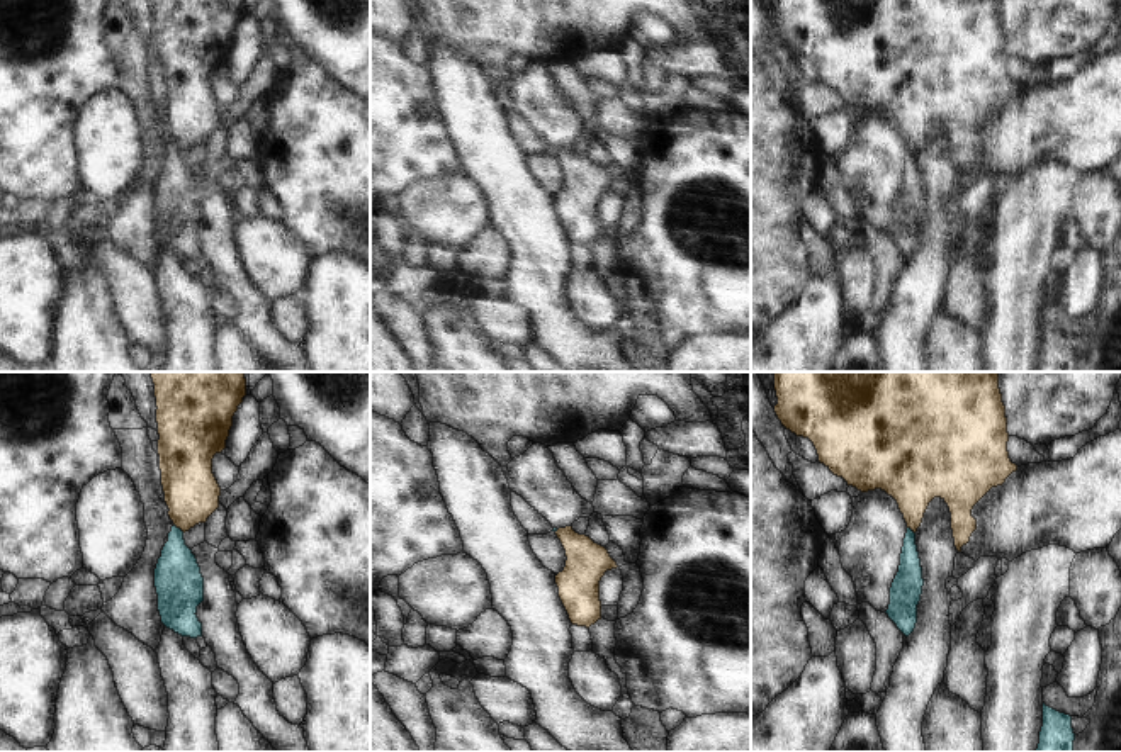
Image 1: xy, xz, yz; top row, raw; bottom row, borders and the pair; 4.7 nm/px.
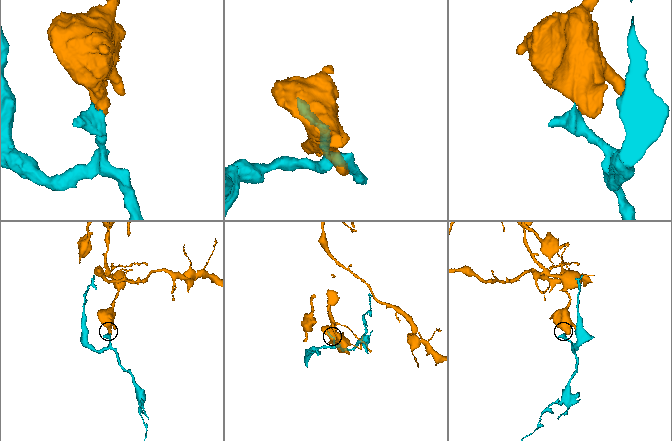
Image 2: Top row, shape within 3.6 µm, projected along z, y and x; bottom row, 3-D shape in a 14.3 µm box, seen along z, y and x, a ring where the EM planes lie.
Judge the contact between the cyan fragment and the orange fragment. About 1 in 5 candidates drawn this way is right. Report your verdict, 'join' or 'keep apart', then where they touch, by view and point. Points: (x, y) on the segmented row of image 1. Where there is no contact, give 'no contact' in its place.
keep apart | xy (179, 528)

